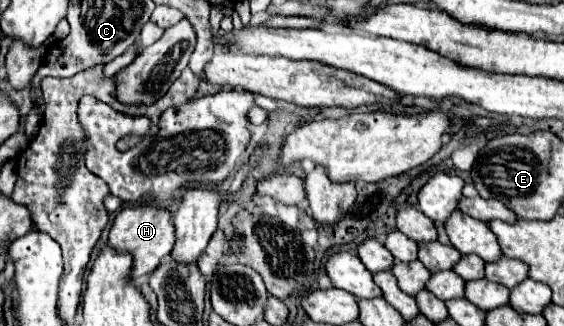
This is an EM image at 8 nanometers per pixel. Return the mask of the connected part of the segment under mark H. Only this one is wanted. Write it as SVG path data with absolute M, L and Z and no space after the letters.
M126 206L116 214L116 220L110 228L108 246L116 252L128 252L134 258L130 278L138 278L144 274L150 274L158 268L160 260L172 252L174 246L174 224L172 214L164 208L154 206Z

